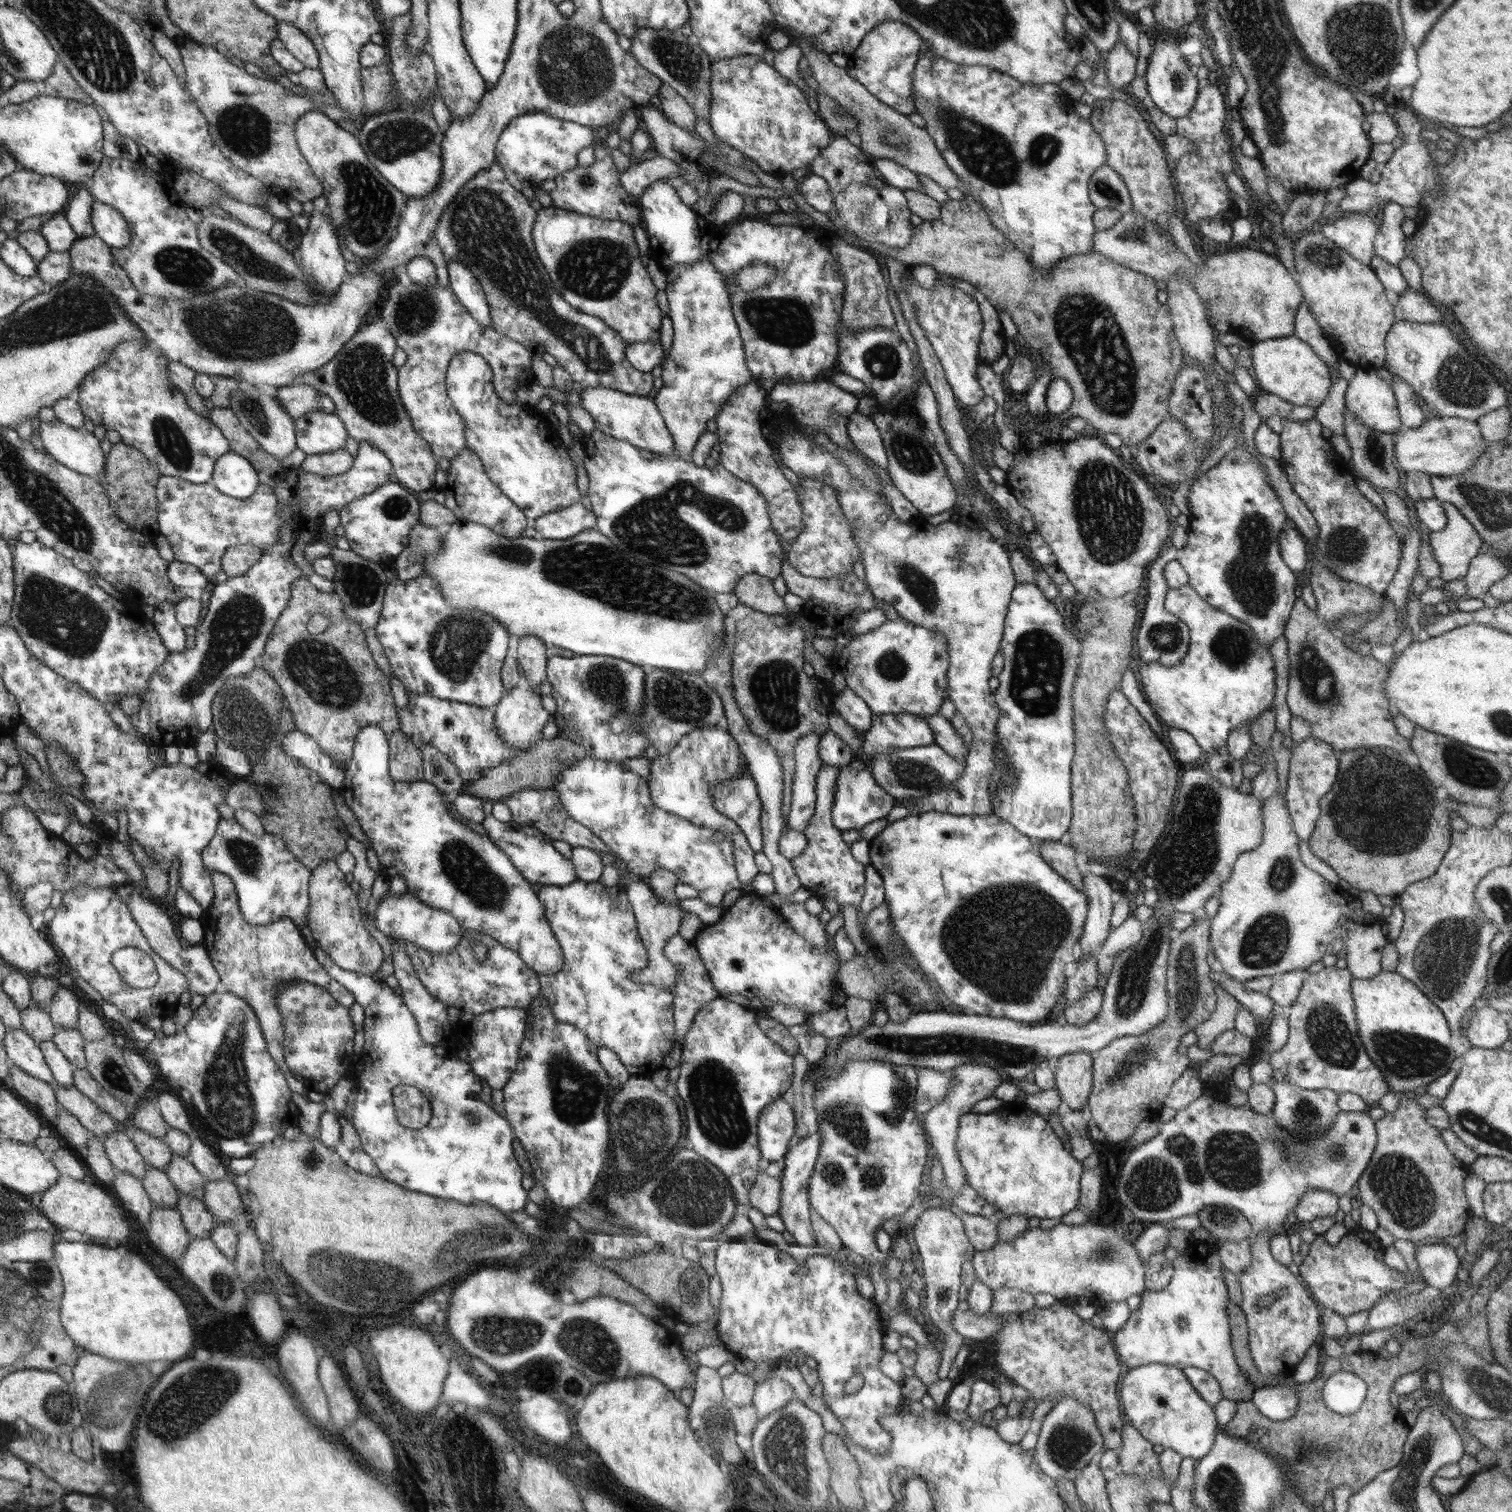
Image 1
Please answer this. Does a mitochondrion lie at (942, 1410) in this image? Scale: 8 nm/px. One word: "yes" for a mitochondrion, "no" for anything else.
no

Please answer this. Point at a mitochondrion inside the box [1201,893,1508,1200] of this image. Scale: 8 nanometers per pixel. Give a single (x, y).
(1442, 956)

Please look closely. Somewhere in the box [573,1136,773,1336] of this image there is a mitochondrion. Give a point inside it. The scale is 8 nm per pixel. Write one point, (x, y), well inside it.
(706, 1206)

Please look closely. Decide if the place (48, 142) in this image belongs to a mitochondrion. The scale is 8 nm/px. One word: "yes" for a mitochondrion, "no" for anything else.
no

